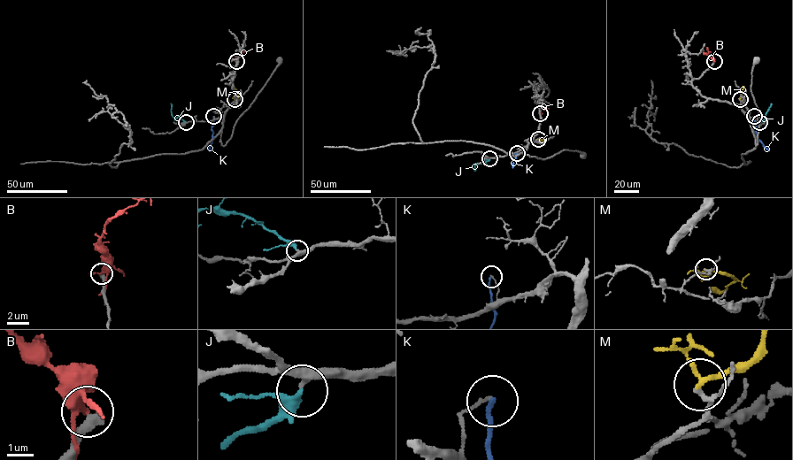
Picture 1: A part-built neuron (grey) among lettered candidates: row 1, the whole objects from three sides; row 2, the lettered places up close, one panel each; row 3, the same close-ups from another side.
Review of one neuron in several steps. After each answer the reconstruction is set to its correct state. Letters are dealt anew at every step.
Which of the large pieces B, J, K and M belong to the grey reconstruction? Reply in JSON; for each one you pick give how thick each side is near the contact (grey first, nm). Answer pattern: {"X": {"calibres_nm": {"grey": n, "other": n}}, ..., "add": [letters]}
{"J": {"calibres_nm": {"grey": 280, "other": 240}}, "add": ["J"]}

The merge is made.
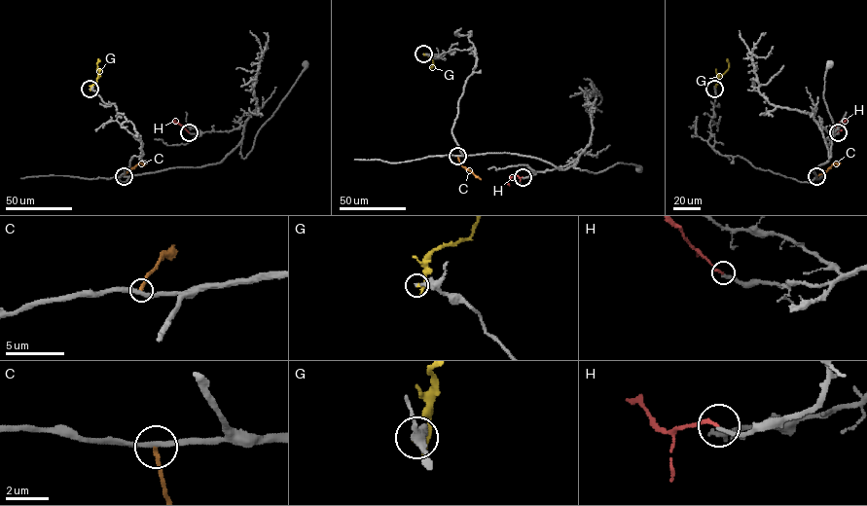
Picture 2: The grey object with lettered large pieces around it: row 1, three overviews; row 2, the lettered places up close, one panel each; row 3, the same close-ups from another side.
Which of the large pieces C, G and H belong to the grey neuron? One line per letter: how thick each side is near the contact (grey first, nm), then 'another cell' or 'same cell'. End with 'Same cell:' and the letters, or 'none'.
C: 260/190 nm | another cell
G: 240/220 nm | another cell
H: 200/160 nm | same cell
Same cell: H

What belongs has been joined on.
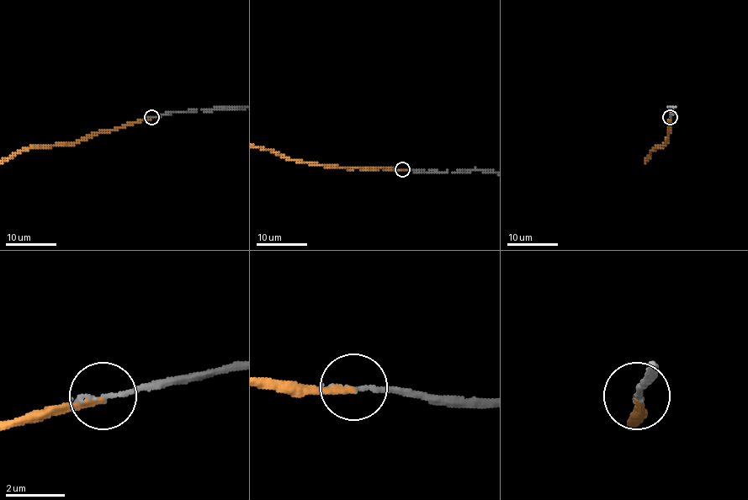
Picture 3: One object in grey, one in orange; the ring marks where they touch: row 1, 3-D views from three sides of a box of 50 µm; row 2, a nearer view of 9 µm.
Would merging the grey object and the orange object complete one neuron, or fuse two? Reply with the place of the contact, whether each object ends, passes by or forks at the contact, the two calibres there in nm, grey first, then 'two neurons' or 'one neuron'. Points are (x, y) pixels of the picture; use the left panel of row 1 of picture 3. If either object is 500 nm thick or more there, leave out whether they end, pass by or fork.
place (151, 117); grey ends; orange ends; calibres 170 and 180 nm; one neuron

